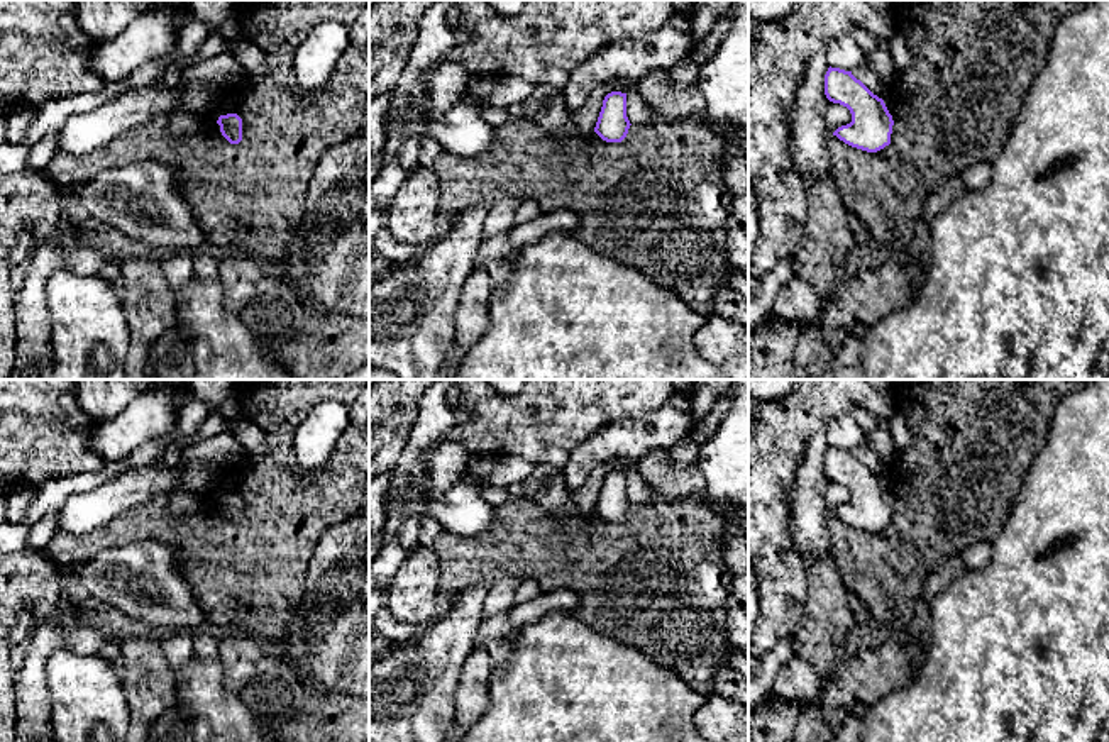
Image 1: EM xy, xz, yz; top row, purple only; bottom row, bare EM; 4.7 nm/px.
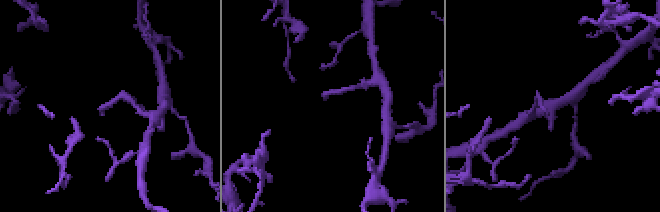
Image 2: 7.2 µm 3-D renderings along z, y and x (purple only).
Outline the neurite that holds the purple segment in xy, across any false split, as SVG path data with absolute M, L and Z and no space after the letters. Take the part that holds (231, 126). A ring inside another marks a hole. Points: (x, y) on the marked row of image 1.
M237 114L220 115L217 124L220 125L222 136L230 144L239 144L242 141L242 119Z

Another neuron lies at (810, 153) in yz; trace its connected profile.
M826 51L811 56L797 90L789 151L801 178L833 176L826 125L830 100L825 95L828 68Z

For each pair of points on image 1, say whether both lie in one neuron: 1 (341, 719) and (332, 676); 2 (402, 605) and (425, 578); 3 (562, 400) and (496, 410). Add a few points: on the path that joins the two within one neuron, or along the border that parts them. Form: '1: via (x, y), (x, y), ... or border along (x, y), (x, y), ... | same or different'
1: border along (317, 692), (337, 692), (351, 697) | different
2: via (408, 600), (420, 585) | same
3: via (546, 404), (527, 404), (520, 410), (513, 410) | same

